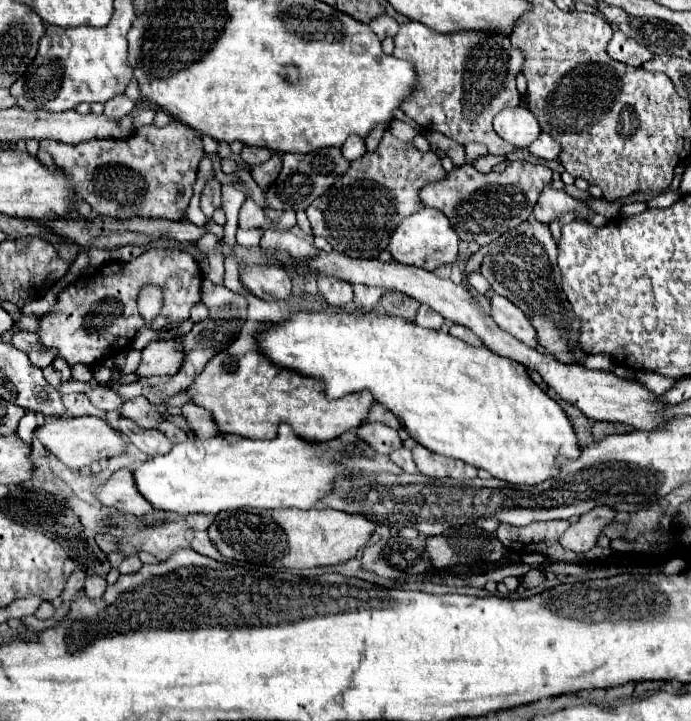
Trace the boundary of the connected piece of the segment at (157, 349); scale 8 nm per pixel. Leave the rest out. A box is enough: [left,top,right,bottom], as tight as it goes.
[135,340,183,378]

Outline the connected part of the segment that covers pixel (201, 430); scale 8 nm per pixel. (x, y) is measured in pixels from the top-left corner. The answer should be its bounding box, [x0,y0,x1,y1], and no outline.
[181,404,219,438]

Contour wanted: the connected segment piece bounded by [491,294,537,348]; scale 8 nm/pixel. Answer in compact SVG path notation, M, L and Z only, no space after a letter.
M495 294L491 298L491 316L497 322L497 326L501 326L505 332L515 336L523 344L527 344L531 348L537 346L535 330L533 330L529 318L511 300Z

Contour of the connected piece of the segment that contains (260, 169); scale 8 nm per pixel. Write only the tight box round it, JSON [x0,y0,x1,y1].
[251,152,281,190]

